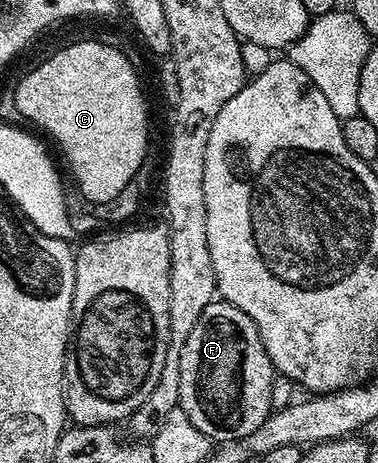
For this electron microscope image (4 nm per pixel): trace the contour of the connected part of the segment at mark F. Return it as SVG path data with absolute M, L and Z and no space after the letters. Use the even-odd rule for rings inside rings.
M214 300L207 308L203 308L203 316L199 316L199 324L195 324L191 336L187 336L187 344L183 344L183 356L179 356L179 396L181 397L179 408L183 412L187 412L187 420L191 420L191 424L195 424L195 428L199 428L199 432L203 432L214 443L237 442L241 438L251 436L251 432L255 432L255 428L259 428L259 424L263 424L263 420L268 418L273 410L271 388L274 377L273 365L263 348L263 340L255 328L251 316L247 316L247 312L235 308L227 301Z

